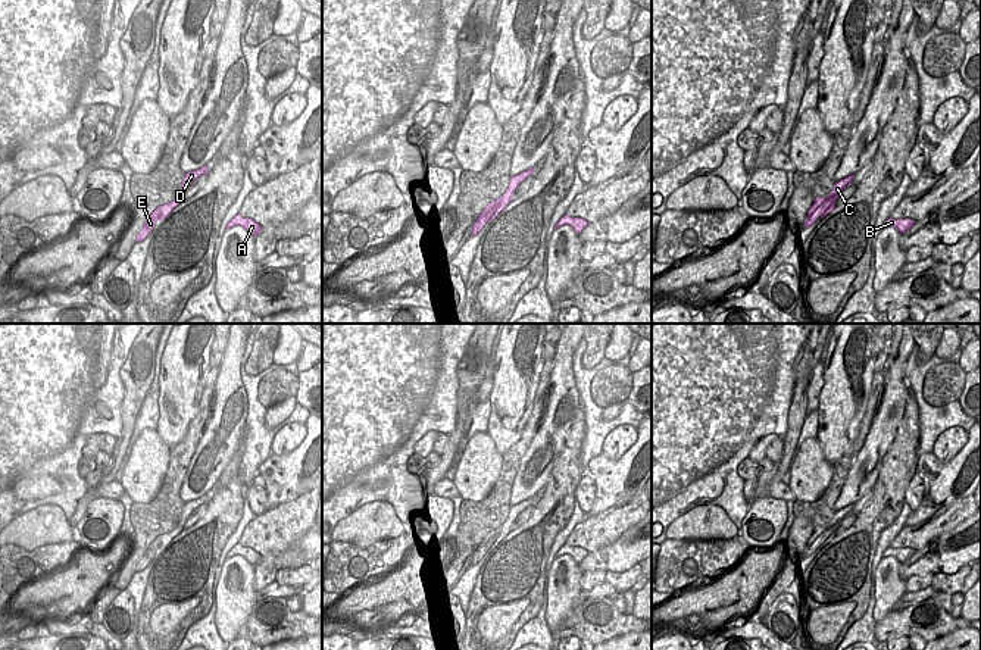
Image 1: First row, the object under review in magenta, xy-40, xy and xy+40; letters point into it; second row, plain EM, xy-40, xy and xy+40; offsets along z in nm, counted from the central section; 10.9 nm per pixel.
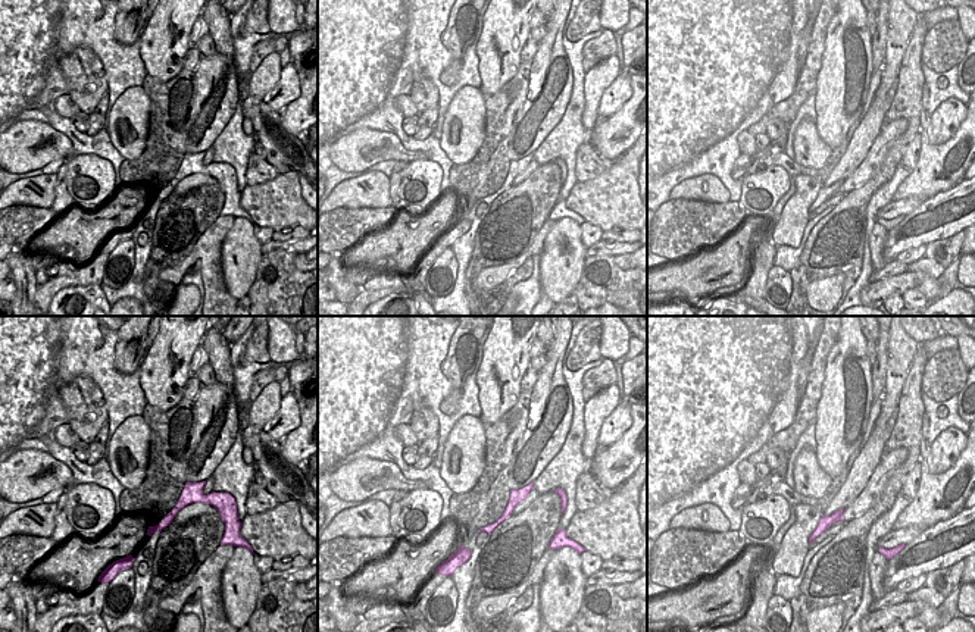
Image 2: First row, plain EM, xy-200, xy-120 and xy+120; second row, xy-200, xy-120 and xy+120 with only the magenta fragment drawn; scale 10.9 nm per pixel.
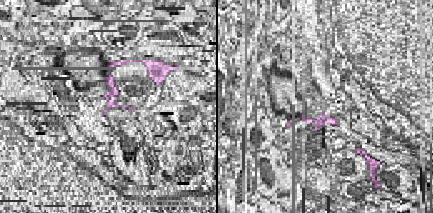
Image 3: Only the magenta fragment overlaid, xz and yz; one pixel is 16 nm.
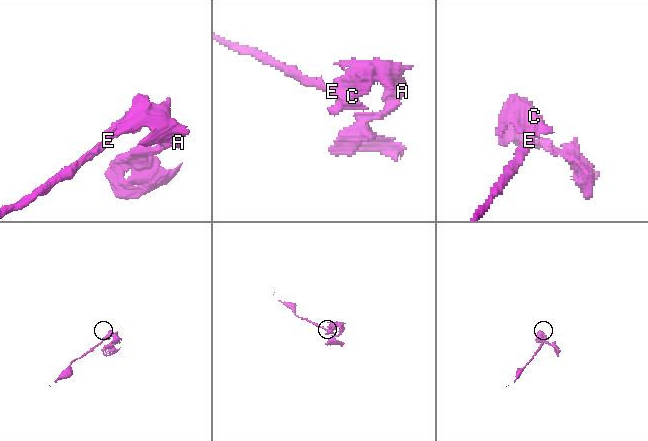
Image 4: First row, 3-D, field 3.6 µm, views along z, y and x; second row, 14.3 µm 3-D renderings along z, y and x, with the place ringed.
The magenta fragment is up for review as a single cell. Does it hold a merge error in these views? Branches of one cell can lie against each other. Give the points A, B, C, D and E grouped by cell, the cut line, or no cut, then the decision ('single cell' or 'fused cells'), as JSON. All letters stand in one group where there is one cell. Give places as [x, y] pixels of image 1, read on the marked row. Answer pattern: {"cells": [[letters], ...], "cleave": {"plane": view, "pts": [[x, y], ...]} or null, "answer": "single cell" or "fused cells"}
{"cells": [["A", "B", "C", "D"], ["E"]], "cleave": {"plane": "xy+40", "pts": [[837, 194], [827, 199], [808, 216]]}, "answer": "fused cells"}

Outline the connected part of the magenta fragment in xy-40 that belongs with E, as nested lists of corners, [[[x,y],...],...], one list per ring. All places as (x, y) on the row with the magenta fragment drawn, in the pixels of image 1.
[[[179,197],[178,200],[172,200],[168,204],[162,204],[159,207],[156,207],[151,215],[149,216],[149,219],[144,222],[141,231],[137,234],[135,237],[135,243],[143,241],[154,228],[154,224],[157,221],[163,221],[168,218],[168,215],[184,200],[184,197]]]

